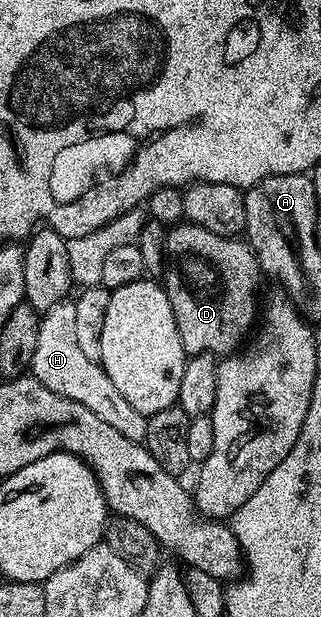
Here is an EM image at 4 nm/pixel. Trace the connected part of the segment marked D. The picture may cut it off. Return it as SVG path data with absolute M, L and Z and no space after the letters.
M187 220L168 230L164 245L162 285L170 300L170 308L174 308L174 320L178 324L178 336L184 345L185 355L227 356L241 349L258 318L256 289L260 286L260 278L262 279L262 271L258 260L243 237L217 236L215 232L206 232L206 228L198 228Z

